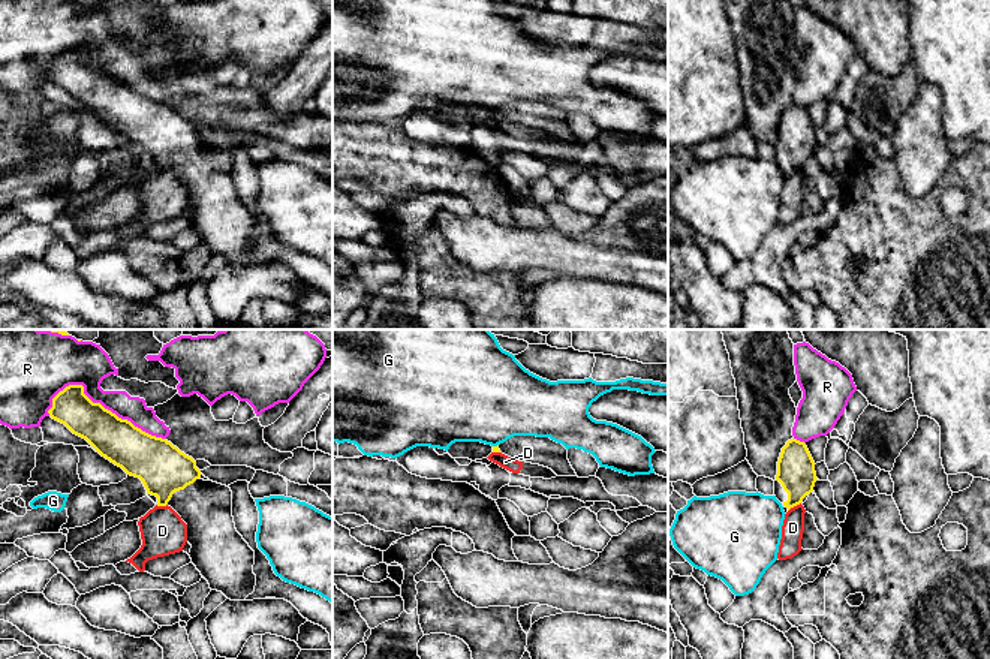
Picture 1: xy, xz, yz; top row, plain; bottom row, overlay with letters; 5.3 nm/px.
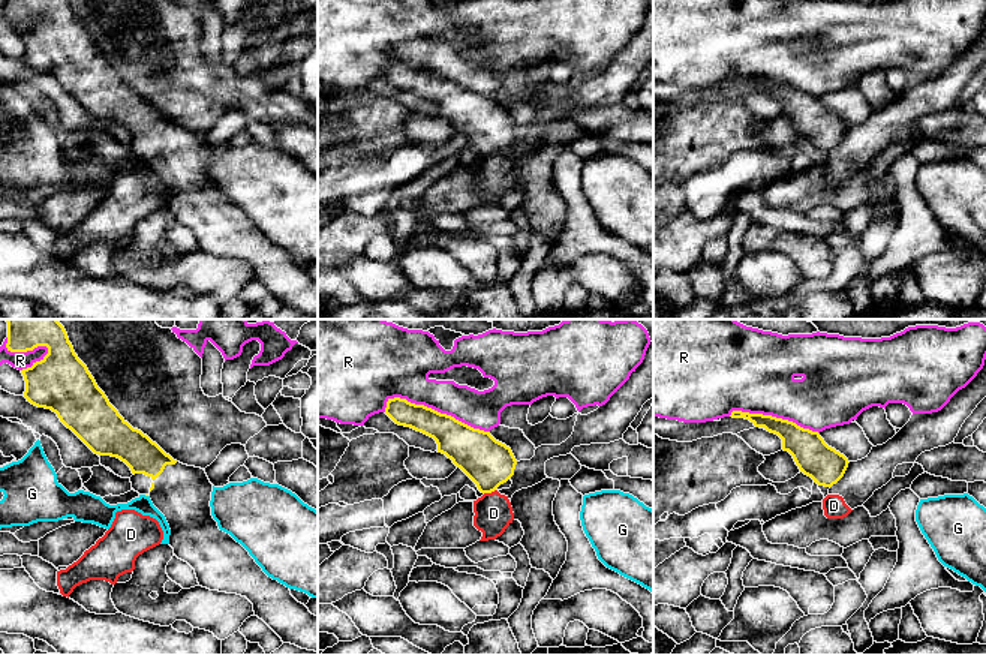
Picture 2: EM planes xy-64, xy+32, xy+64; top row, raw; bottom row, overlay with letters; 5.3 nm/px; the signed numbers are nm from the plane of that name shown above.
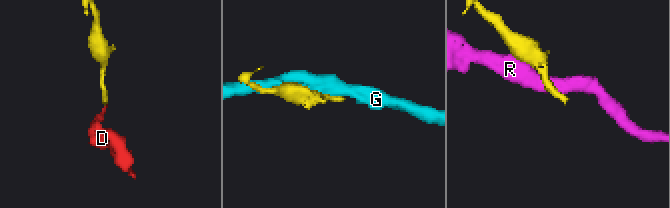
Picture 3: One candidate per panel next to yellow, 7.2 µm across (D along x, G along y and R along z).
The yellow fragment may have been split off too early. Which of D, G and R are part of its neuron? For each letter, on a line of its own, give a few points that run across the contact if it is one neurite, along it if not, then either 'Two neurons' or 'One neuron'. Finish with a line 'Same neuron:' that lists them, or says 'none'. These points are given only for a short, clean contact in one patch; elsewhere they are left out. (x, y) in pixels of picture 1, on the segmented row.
D: Line: yz (800, 502), (788, 511). Two neurons
G: Line: xz (497, 444), (493, 447). Two neurons
R: Two neurons
Same neuron: none

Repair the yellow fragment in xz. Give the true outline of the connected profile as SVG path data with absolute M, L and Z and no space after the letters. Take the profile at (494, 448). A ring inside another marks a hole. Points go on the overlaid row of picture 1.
M514 436L493 446L493 452L502 452L518 461L548 467L557 476L577 476L568 460L568 449L550 437Z

